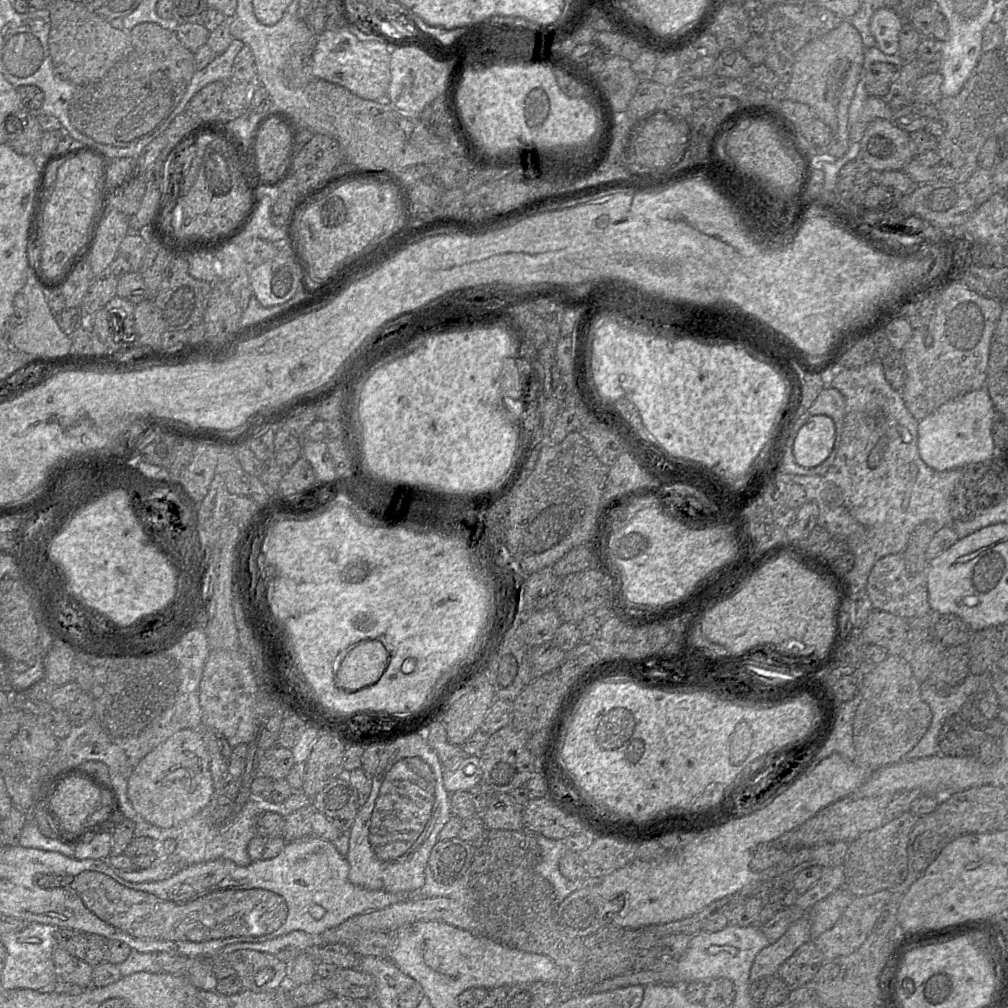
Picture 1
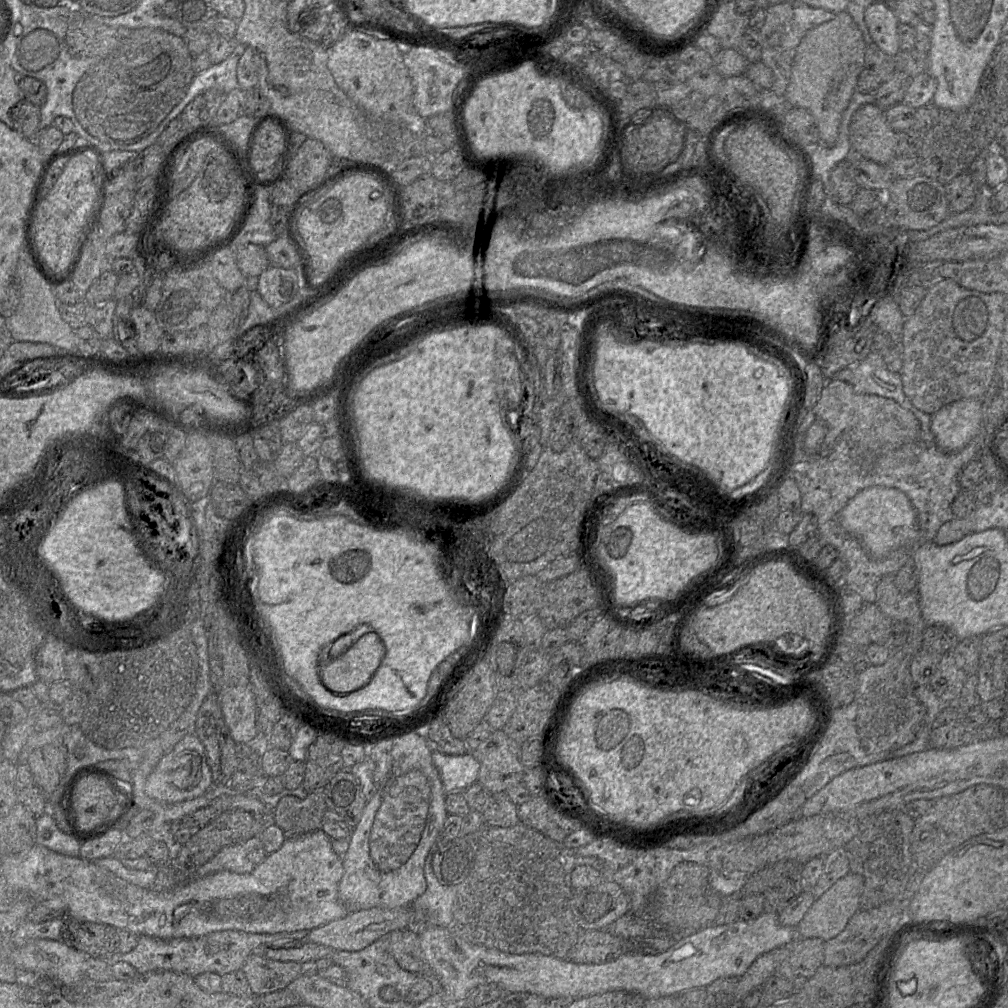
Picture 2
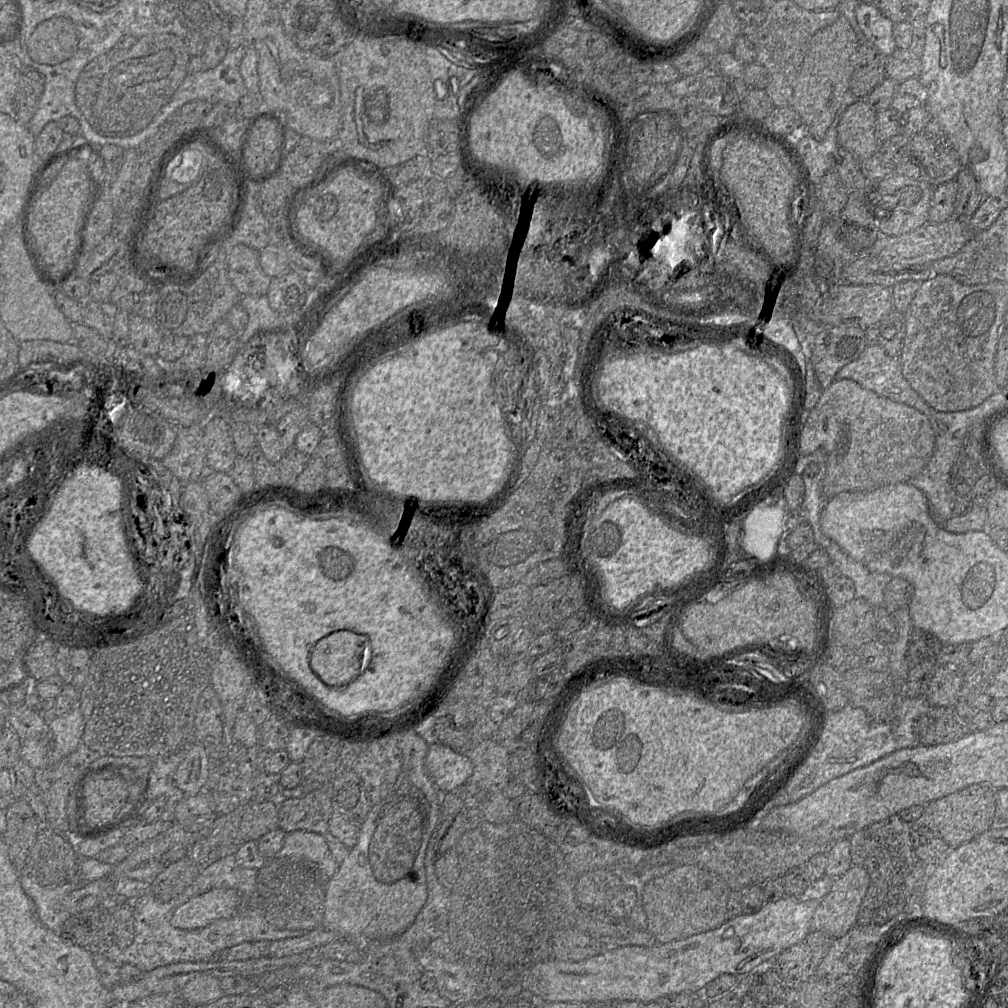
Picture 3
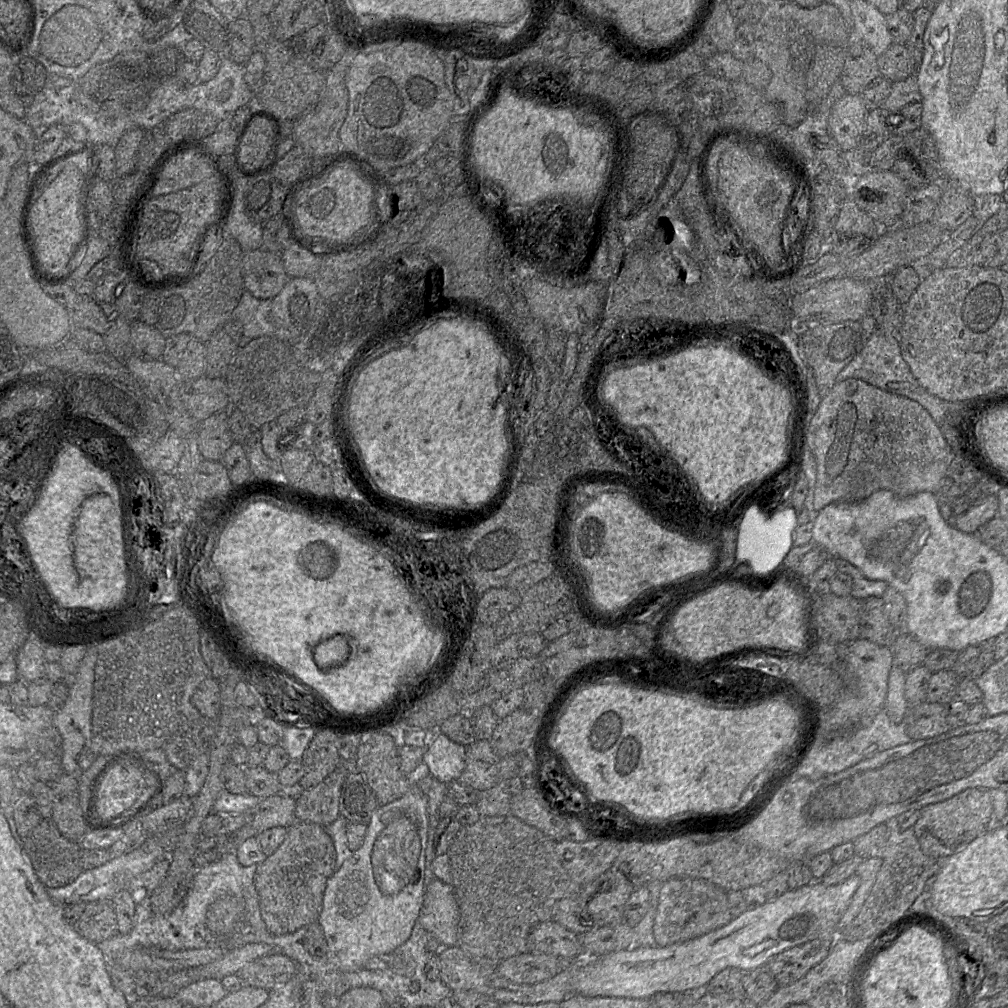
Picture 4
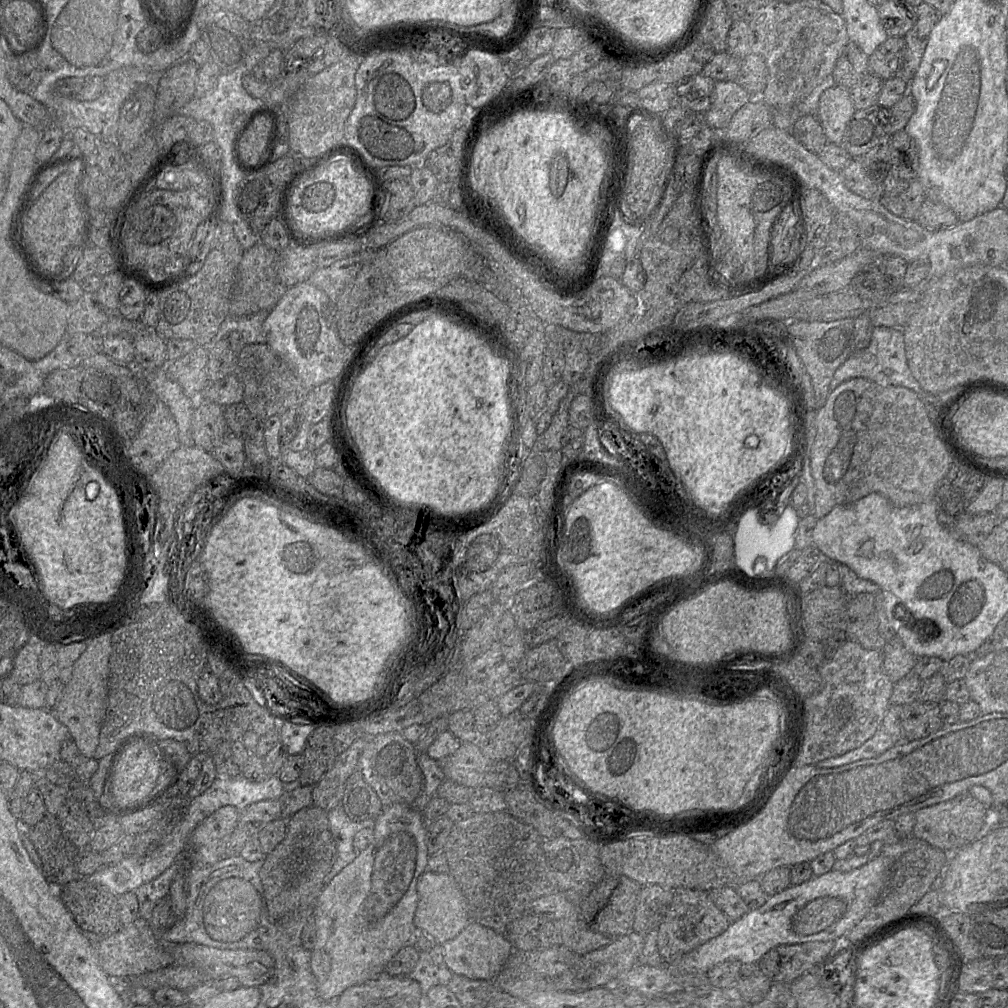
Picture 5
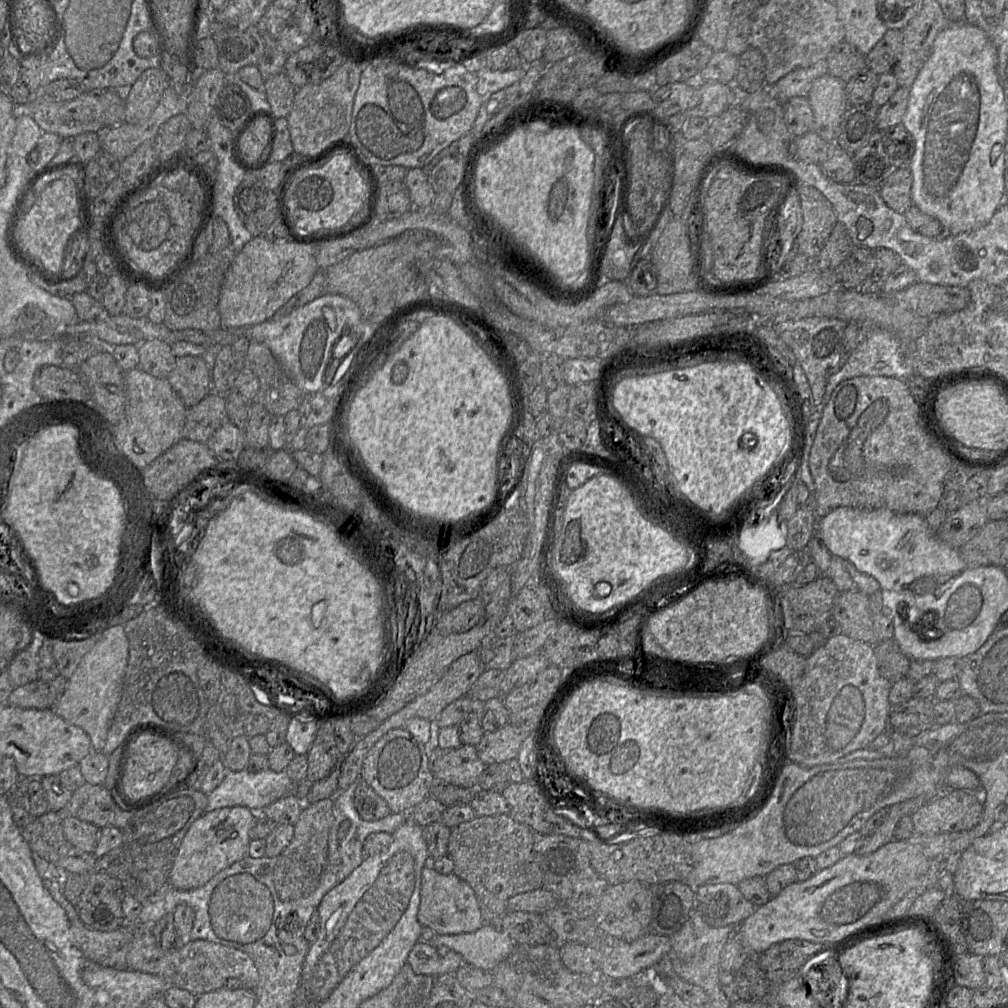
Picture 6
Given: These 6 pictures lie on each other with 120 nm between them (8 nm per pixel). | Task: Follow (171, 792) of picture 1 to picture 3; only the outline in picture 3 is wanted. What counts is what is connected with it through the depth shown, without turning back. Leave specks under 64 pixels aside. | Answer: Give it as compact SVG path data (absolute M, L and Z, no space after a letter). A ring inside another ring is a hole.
M195 742L185 750L173 781L186 796L196 795L207 788L209 770L209 755L202 744Z

